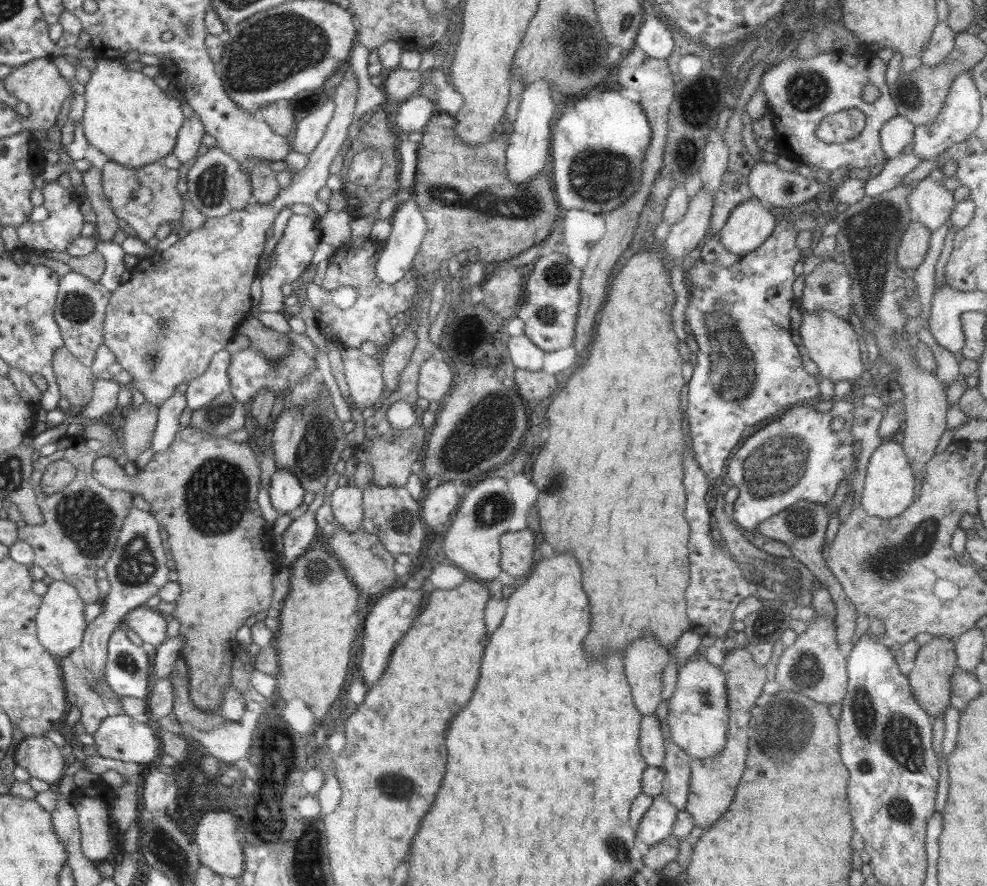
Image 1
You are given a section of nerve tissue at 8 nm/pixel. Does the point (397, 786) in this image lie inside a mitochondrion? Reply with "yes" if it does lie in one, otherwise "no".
yes

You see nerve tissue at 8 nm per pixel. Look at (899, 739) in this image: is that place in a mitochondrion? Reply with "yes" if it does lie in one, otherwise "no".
yes

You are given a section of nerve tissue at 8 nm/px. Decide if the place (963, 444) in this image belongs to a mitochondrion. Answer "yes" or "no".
no

